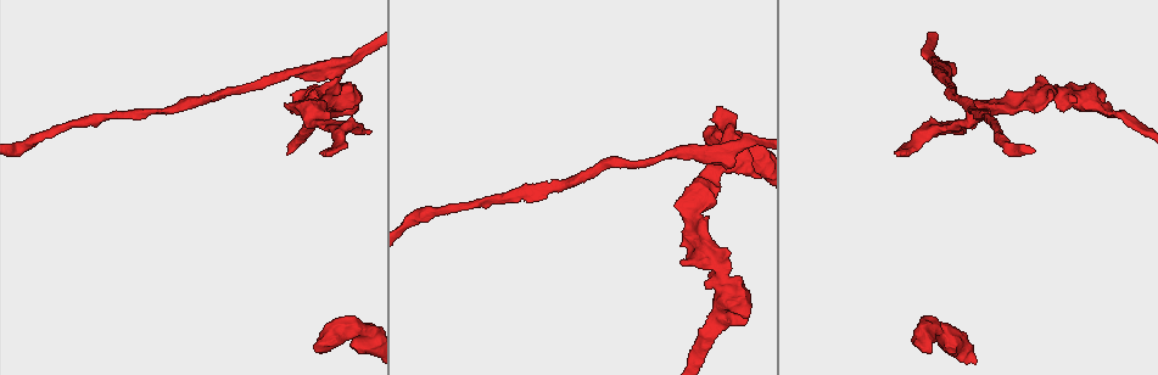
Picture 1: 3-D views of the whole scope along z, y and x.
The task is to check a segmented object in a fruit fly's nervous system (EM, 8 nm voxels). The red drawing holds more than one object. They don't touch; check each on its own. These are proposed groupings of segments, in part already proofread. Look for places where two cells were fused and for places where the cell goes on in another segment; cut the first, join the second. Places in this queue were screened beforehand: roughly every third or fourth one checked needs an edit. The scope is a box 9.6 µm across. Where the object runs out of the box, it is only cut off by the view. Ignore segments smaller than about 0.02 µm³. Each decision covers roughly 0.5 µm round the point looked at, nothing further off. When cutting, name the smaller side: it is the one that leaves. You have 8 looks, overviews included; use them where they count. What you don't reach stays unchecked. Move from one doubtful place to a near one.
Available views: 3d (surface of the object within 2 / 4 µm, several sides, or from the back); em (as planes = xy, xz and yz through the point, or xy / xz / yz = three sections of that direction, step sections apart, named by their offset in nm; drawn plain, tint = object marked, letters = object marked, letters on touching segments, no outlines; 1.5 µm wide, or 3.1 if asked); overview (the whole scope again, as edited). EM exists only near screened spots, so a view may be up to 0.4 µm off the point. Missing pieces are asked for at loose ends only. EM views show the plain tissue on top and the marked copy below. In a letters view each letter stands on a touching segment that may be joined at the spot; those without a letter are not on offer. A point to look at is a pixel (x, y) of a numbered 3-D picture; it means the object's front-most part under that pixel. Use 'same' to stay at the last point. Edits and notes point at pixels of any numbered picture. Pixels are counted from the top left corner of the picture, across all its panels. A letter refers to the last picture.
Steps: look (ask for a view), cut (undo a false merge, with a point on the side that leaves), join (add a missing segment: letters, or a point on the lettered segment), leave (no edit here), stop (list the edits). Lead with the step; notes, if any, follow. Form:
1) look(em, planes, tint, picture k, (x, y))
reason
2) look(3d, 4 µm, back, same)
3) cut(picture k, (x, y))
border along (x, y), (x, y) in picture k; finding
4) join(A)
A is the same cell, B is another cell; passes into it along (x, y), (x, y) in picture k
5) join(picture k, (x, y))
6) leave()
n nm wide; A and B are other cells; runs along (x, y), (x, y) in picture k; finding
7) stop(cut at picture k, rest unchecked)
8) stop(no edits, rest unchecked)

look(3d, 2 µm, picture 1, (748, 318))
free end

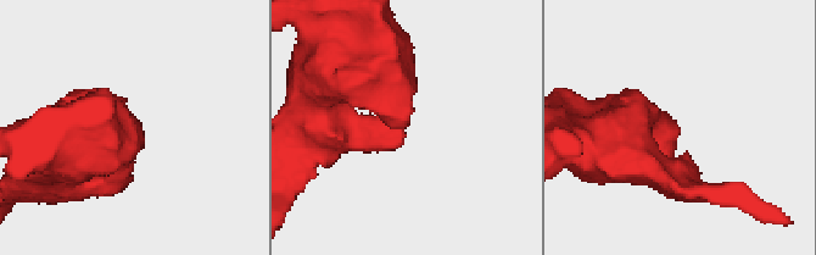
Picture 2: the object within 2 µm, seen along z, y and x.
look(em, planes, letters, picture 2, (679, 127))

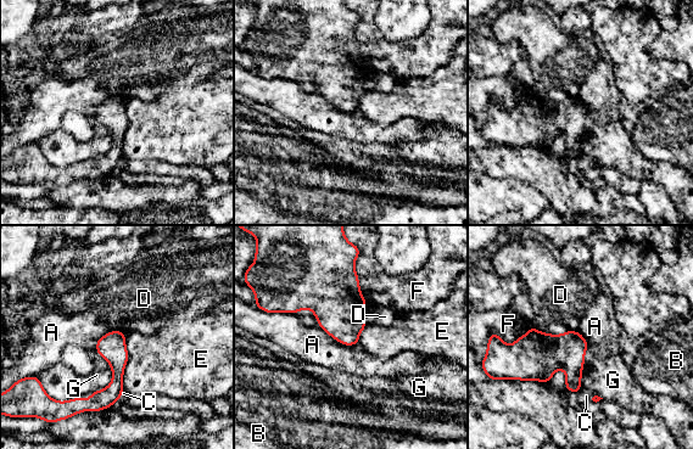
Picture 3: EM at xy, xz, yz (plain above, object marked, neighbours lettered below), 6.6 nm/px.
leave()
180 nm wide; A, B, C, D, E, F and G are other cells; runs along (122, 335), (117, 383), (73, 403) in picture 3; none of them fits

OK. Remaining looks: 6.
look(3d, 4 µm, picture 1, (724, 247))
an open end

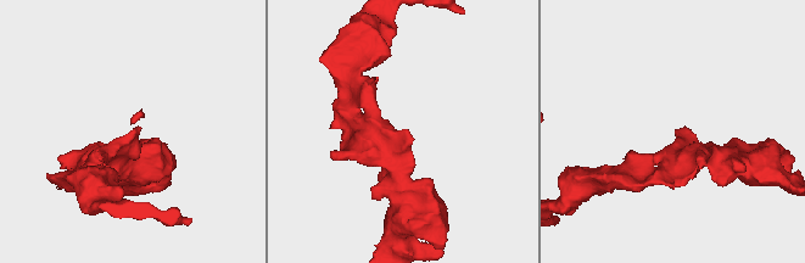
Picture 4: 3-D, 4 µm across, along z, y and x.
look(em, 3.1 µm, planes, letters, picture 4, (405, 130))
shape alone is not enough

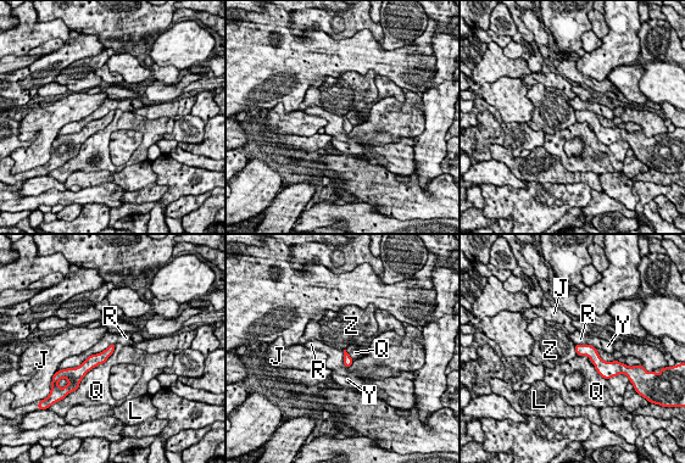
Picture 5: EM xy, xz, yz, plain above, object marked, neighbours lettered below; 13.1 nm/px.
leave()
120 nm wide; J, L, Q, R, Y and Z are other cells; runs along (110, 350), (79, 369) in picture 5; none of them fits

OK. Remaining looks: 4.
look(em, planes, letters, picture 1, (965, 132))
free end

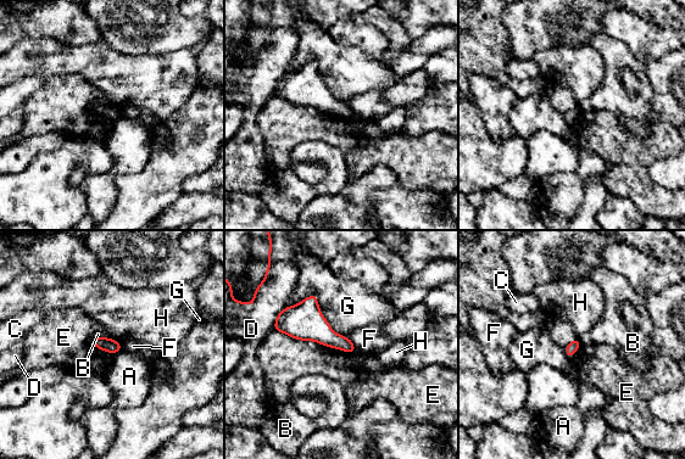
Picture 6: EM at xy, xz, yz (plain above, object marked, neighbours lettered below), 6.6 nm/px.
leave()
A, B, C, D, E, F, G and H are other cells; border along (273, 329), (350, 354) in picture 6; none of them fits

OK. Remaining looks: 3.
stop(no edits, rest unchecked)

